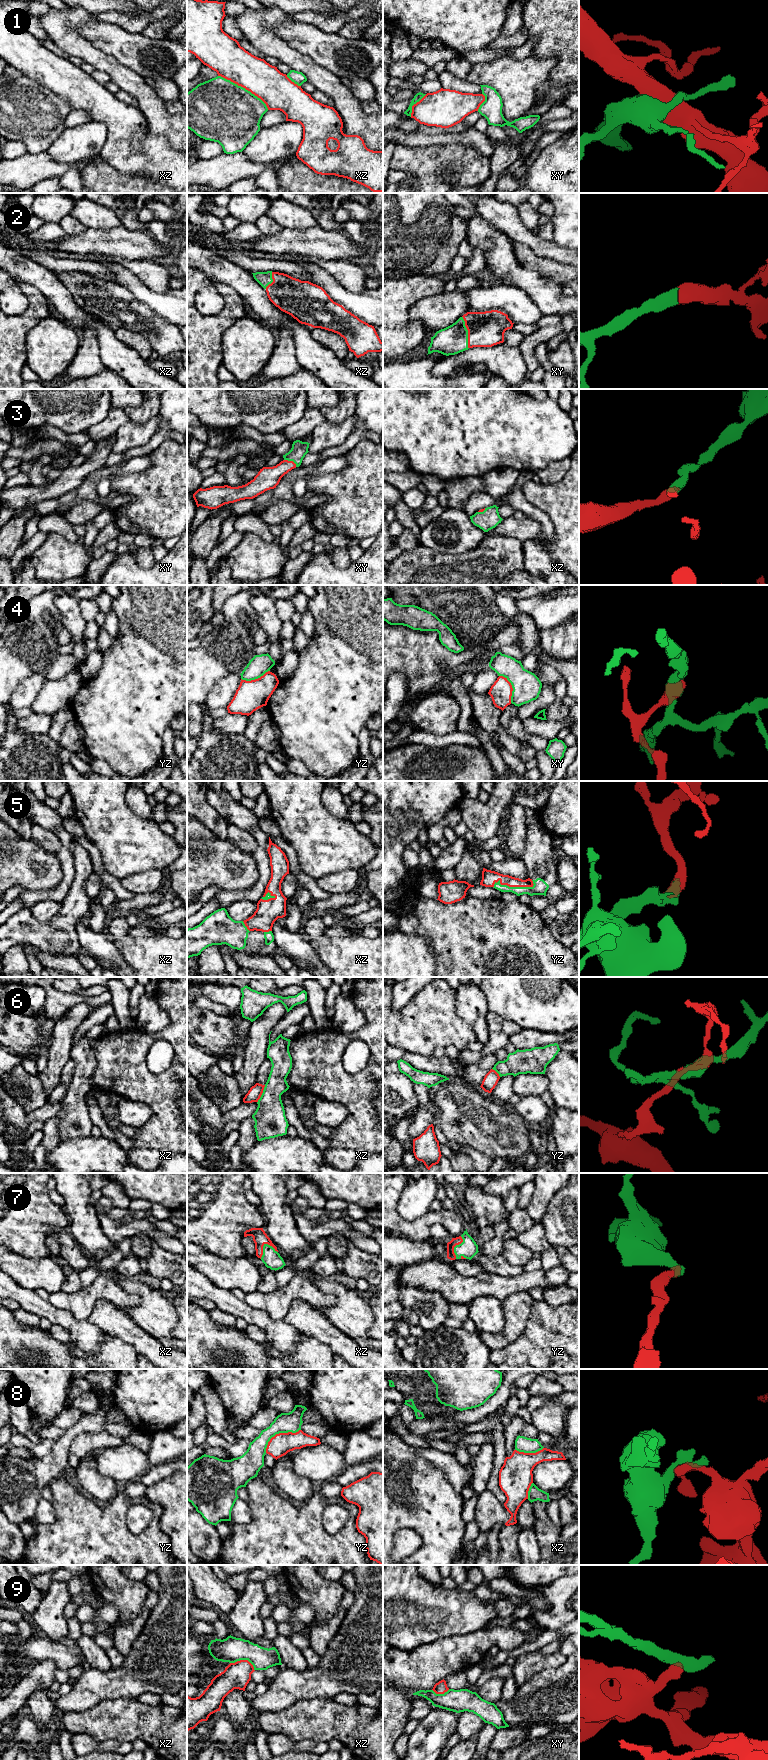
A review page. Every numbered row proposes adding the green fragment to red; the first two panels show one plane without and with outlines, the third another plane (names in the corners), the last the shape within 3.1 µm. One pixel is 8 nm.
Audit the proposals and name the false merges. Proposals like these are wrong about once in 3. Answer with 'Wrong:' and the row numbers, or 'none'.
Wrong: 1, 4, 6, 8, 9

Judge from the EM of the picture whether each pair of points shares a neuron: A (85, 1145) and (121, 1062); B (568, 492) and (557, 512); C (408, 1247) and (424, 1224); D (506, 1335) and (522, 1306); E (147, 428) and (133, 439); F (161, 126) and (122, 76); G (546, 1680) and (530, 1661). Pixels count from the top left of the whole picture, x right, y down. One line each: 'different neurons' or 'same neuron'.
A: different neurons
B: same neuron
C: different neurons
D: same neuron
E: same neuron
F: same neuron
G: different neurons

